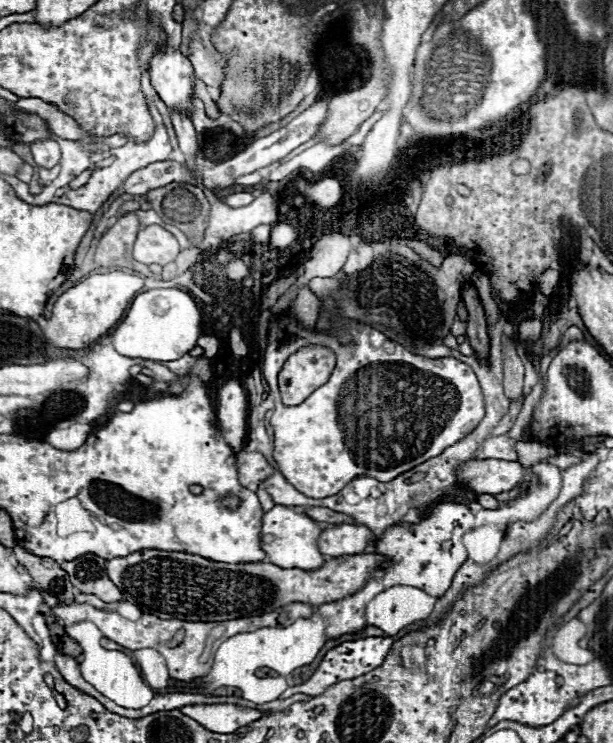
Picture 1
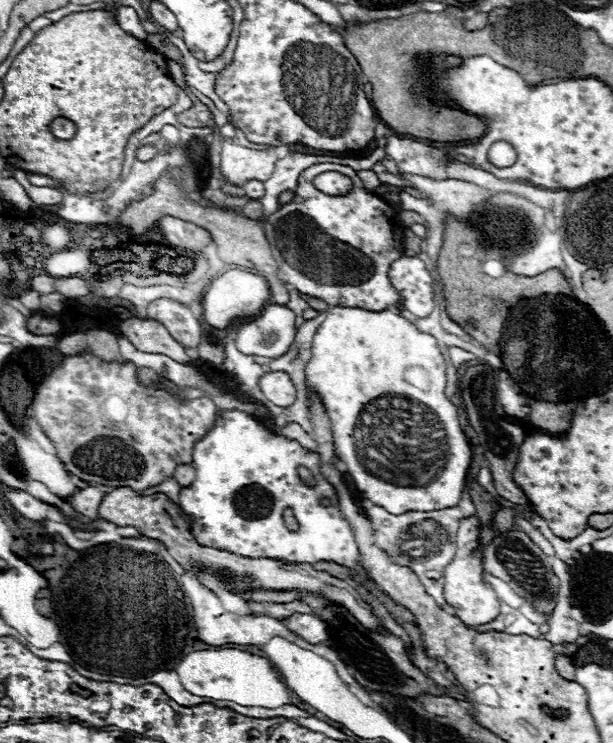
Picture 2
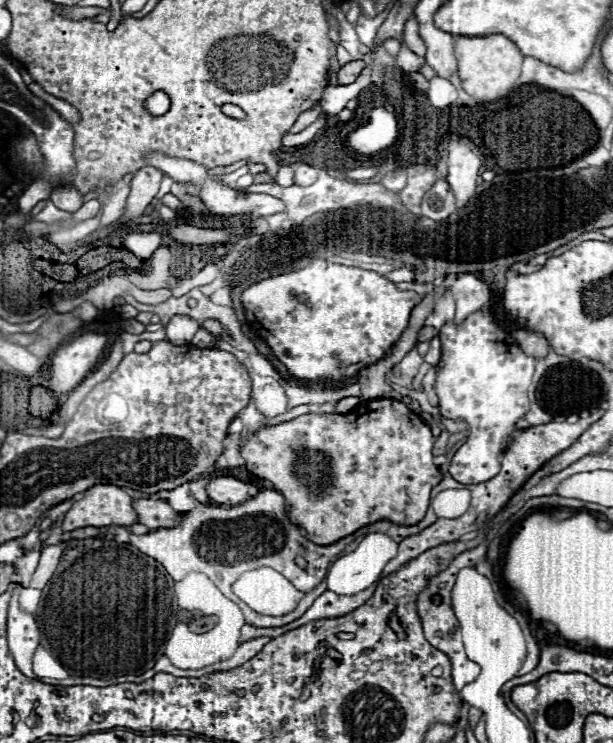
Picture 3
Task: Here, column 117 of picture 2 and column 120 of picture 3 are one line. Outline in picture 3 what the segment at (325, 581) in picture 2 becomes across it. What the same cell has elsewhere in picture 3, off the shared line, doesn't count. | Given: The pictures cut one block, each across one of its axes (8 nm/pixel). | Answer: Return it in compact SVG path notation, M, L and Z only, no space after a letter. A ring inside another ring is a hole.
M96 484L84 492L82 500L72 504L60 528L62 532L72 532L84 526L132 526L136 520L132 498L122 488Z

